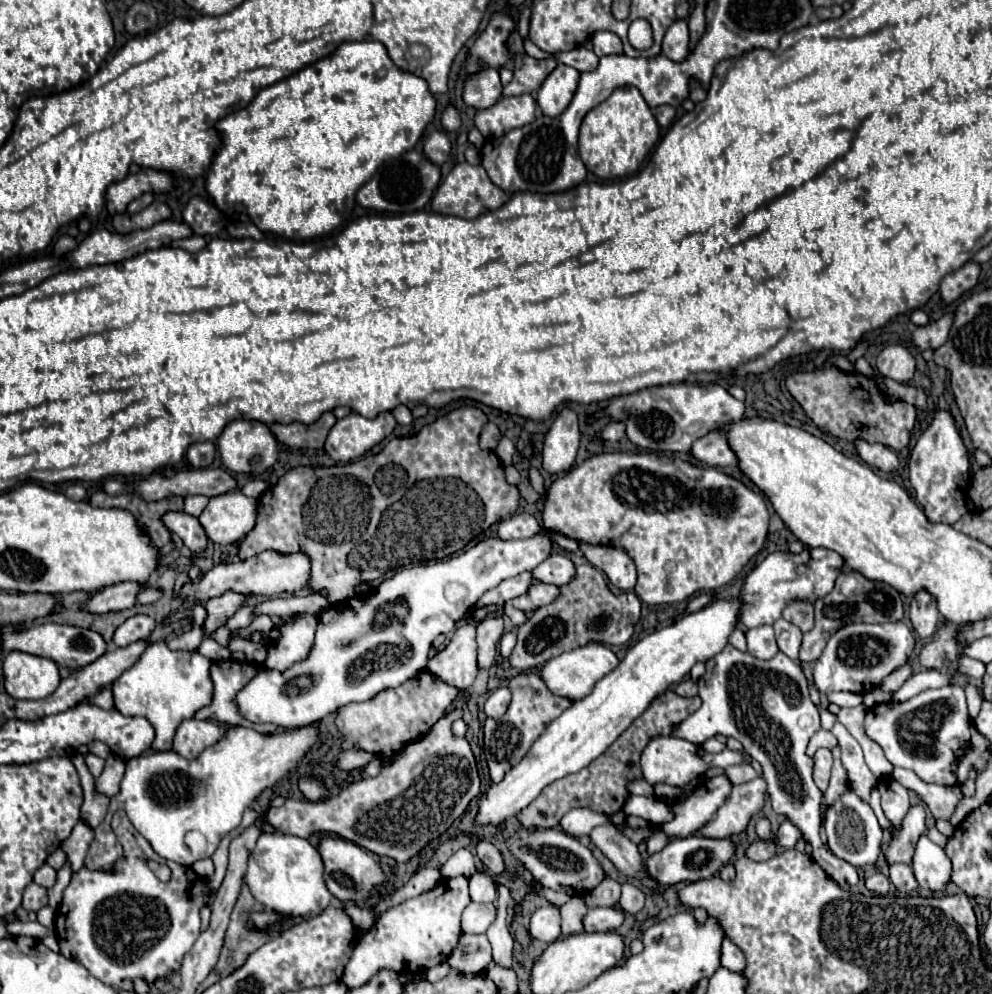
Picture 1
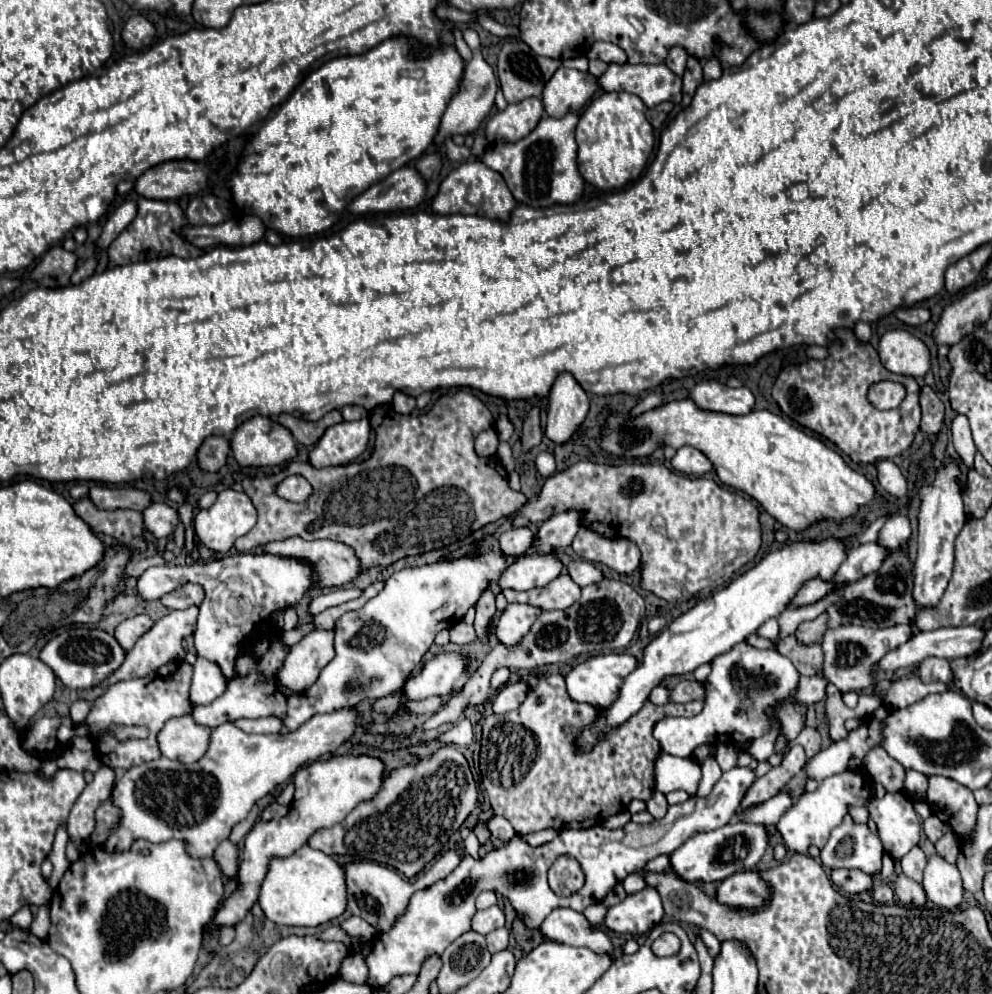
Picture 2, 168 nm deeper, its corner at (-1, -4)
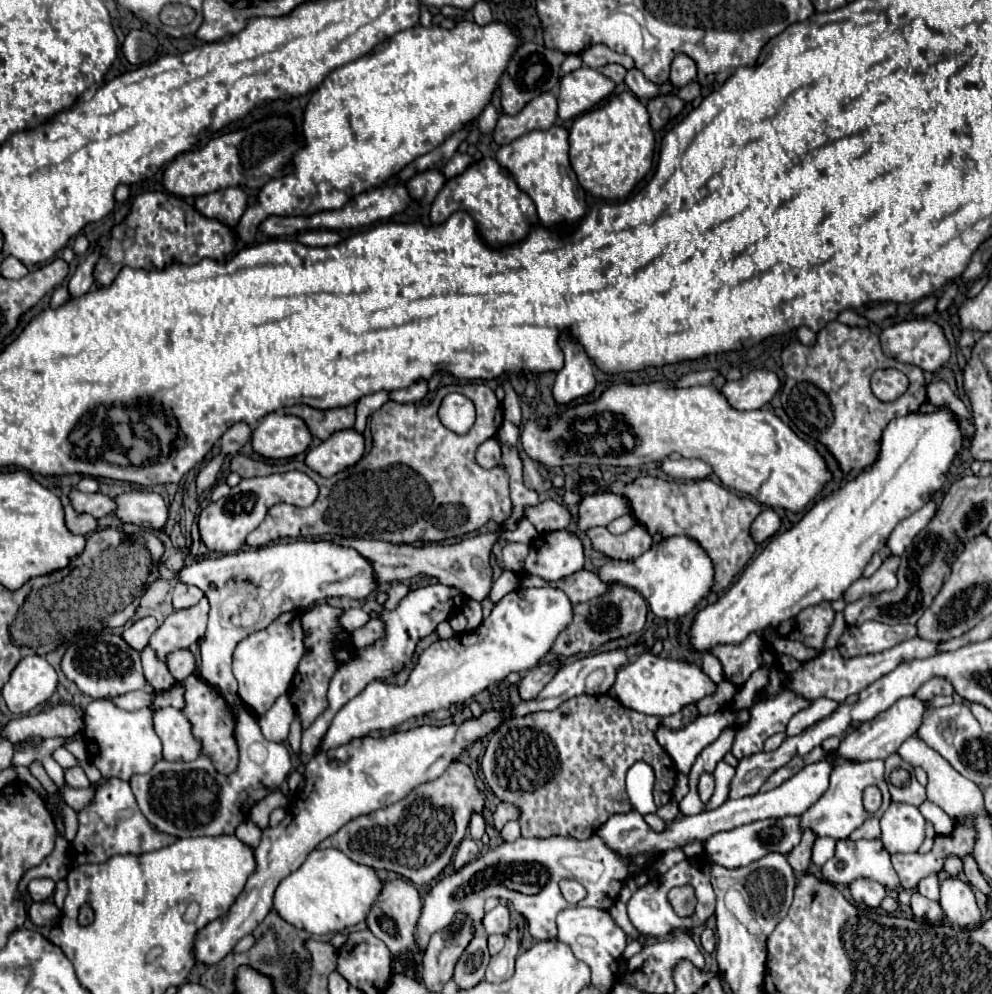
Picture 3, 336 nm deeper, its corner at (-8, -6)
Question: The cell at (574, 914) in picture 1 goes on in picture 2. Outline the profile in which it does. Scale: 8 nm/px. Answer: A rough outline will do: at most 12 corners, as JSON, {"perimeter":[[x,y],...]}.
{"perimeter":[[589,905],[583,911],[589,925],[601,927],[607,907]]}

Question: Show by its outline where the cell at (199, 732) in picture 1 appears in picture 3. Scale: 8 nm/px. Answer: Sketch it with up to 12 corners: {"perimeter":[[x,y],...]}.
{"perimeter":[[180,709],[152,715],[164,759],[194,761],[202,747]]}

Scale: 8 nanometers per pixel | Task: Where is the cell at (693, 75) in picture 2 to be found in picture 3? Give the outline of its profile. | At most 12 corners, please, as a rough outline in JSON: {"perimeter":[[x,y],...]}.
{"perimeter":[[688,83],[678,89],[682,101],[692,101],[700,95],[700,83]]}

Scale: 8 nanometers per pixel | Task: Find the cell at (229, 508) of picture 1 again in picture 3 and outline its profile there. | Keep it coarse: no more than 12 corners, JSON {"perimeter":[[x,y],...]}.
{"perimeter":[[286,471],[242,479],[198,517],[202,543],[236,553],[276,503],[308,507],[316,483]]}

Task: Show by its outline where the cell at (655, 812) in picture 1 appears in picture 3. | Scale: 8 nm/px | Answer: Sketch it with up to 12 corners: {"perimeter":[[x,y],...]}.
{"perimeter":[[636,761],[626,773],[626,793],[642,815],[656,813],[654,771]]}

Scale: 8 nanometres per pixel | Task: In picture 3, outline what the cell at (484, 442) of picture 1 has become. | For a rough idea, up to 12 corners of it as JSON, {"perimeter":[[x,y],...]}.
{"perimeter":[[484,441],[476,451],[476,463],[484,469],[500,465],[498,441]]}

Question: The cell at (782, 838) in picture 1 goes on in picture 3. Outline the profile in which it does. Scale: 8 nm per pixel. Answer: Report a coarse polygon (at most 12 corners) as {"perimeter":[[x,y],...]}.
{"perimeter":[[826,755],[828,791],[802,815],[818,837],[848,839],[870,817],[862,791],[880,787],[884,761]]}

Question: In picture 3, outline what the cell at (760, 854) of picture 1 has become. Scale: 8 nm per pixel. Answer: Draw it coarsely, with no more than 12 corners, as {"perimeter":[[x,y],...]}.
{"perimeter":[[810,829],[790,851],[788,863],[798,875],[810,869],[816,837]]}

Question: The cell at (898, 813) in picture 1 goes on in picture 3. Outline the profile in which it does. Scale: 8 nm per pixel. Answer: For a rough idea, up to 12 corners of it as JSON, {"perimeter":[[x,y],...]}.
{"perimeter":[[892,801],[880,819],[890,855],[916,853],[926,821],[918,807]]}

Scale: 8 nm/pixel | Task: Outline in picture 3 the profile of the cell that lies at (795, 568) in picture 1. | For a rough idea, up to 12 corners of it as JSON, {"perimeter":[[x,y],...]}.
{"perimeter":[[928,501],[900,521],[888,539],[890,555],[902,555],[930,523],[938,505]]}

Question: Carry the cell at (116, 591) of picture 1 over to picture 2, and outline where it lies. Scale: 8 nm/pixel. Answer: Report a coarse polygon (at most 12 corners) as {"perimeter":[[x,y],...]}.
{"perimeter":[[239,553],[147,569],[135,587],[161,599],[205,589],[197,655],[235,673],[271,613],[309,591],[309,565]]}

